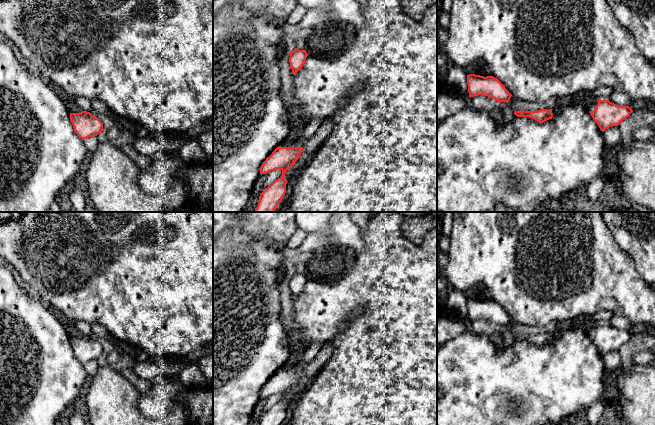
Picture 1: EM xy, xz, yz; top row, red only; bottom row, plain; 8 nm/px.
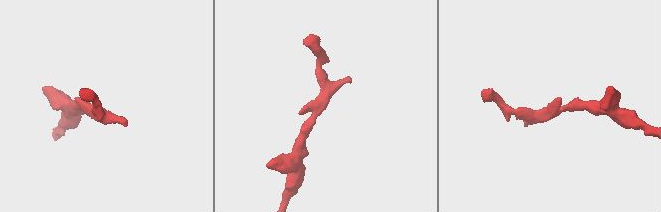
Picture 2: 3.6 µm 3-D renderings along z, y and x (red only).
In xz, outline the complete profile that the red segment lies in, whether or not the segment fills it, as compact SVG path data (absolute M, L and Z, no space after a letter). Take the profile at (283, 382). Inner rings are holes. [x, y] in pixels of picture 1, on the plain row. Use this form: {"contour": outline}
{"contour": "M283 365L273 376L266 382L260 391L260 398L267 398L276 393L282 394L280 402L275 404L270 410L265 412L259 420L259 425L282 425L286 417L287 403L285 397L299 383L303 376L303 367L296 365Z"}

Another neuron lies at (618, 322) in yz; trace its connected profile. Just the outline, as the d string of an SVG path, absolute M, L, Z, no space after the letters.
M613 316L608 320L609 325L619 330L629 330L632 327L632 323L625 317Z

